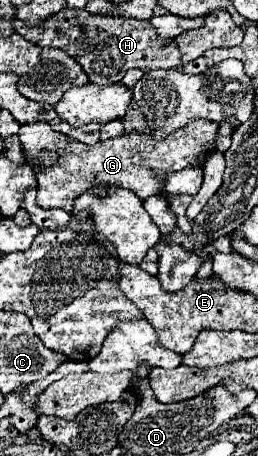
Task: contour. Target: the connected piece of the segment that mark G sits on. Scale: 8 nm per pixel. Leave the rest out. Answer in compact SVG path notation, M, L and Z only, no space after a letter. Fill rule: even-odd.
M200 119L178 129L164 141L156 141L154 137L144 133L130 133L130 135L120 135L108 141L98 141L96 145L84 145L84 143L76 143L68 135L52 131L48 123L22 125L18 135L24 147L24 157L34 165L34 171L36 171L38 207L64 209L72 213L74 199L94 187L130 189L140 199L161 194L161 179L168 171L180 171L184 167L204 163L204 159L214 151L216 131L218 131L218 123ZM42 151L56 151L58 153L56 163L50 167L42 167L38 161Z

